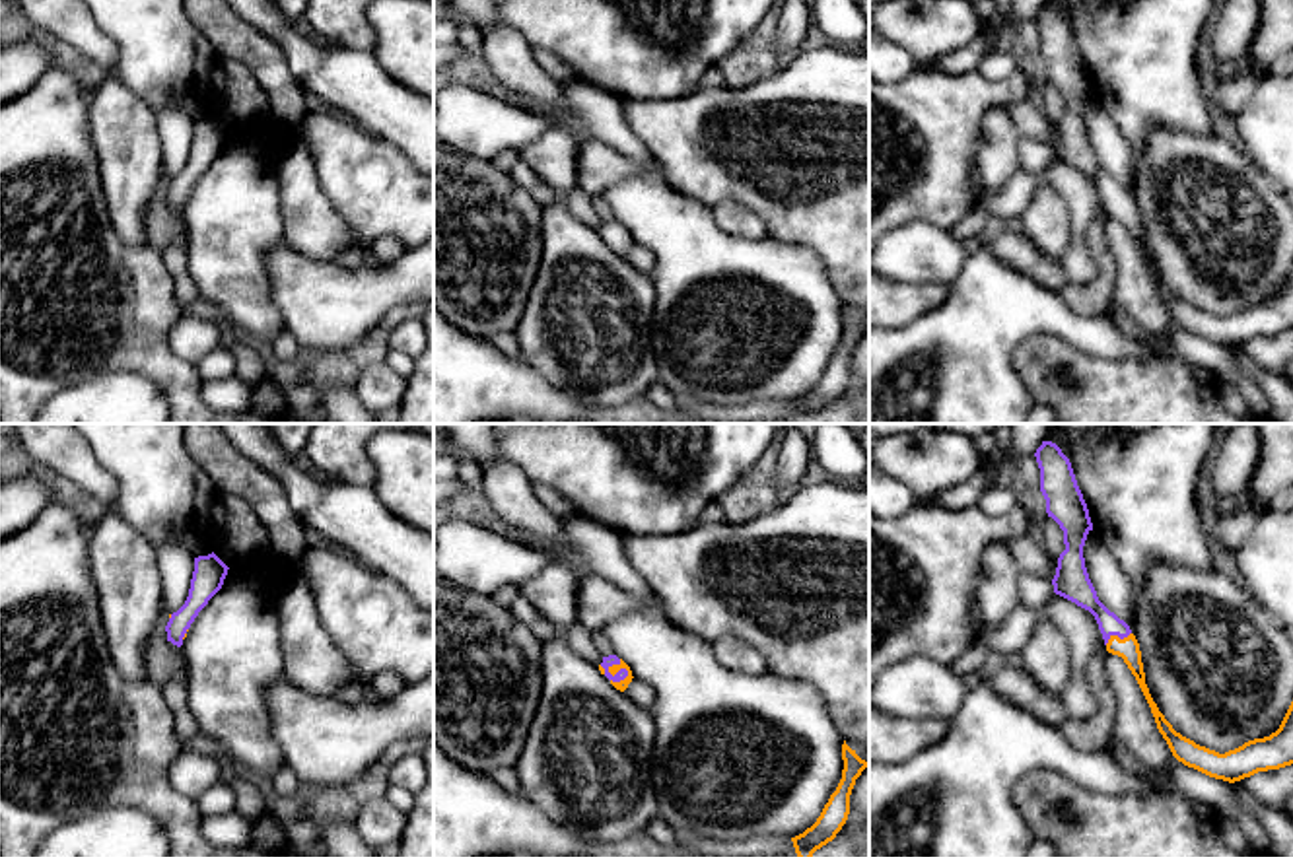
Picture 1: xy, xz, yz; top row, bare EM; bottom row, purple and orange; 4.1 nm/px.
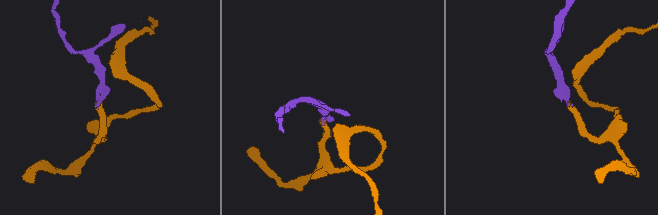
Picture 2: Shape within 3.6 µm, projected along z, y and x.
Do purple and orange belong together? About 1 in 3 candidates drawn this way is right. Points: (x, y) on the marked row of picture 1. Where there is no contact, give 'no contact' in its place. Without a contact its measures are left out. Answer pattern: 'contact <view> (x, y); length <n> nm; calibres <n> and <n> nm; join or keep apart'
contact xz (615, 663); length 130 nm; calibres 50 and 50 nm; keep apart

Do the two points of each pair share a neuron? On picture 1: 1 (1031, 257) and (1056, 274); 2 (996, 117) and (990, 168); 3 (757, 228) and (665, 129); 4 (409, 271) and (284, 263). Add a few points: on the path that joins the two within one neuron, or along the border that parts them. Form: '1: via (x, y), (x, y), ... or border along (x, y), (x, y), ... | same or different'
1: via (1037, 263), (1050, 274) | same
2: via (996, 129), (996, 156) | same
3: border along (710, 206), (737, 201), (768, 228) | different
4: via (378, 284), (315, 284) | same

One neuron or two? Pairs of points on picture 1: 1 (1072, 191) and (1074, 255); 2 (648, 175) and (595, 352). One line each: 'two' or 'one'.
1: one
2: two

